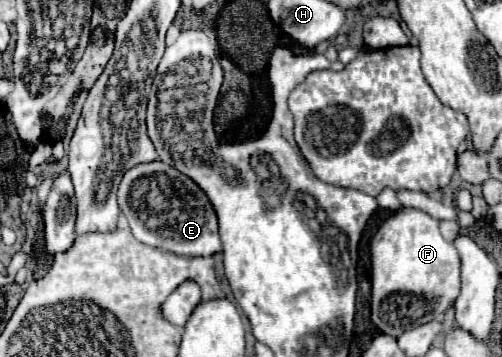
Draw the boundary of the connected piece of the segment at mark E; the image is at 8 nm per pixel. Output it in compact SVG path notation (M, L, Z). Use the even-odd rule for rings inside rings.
M165 162L137 164L127 170L119 190L119 208L129 220L133 236L149 246L181 256L209 256L221 252L215 210L205 192L177 168Z

